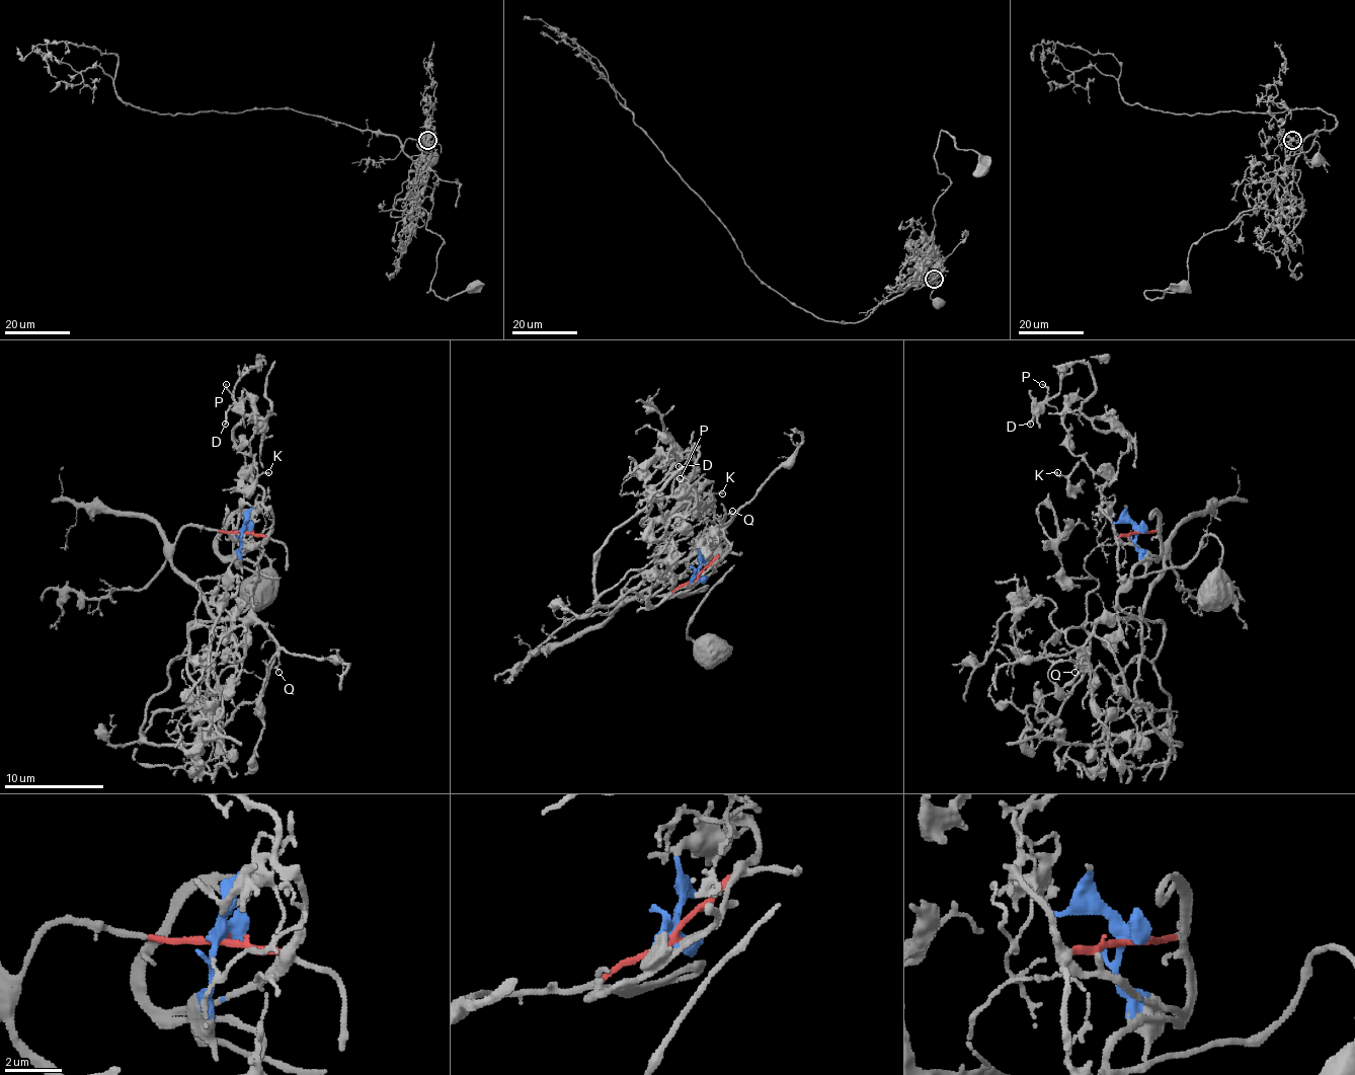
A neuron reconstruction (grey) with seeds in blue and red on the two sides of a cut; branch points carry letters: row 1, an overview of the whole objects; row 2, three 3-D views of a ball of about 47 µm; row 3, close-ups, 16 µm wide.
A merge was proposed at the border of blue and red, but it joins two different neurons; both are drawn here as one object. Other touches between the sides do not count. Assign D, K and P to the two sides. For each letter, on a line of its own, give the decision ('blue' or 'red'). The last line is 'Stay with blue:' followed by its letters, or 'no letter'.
D: blue
K: blue
P: blue
Stay with blue: D, K, P

